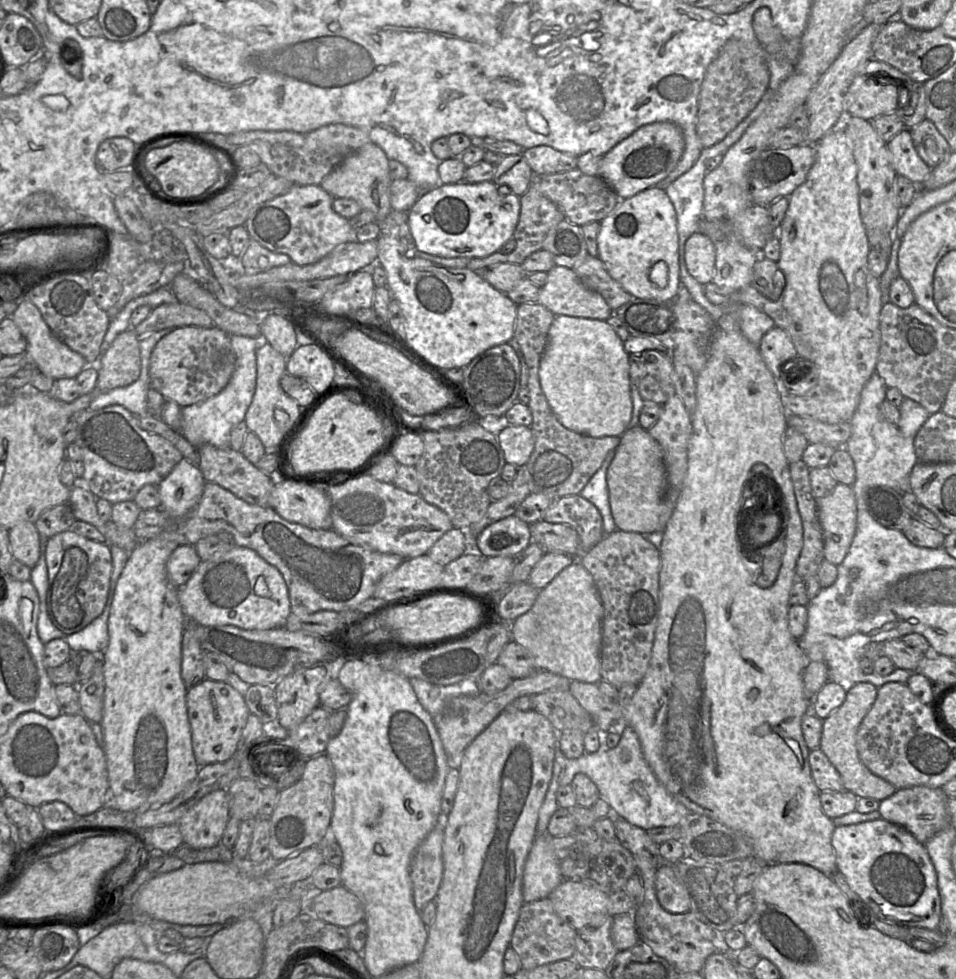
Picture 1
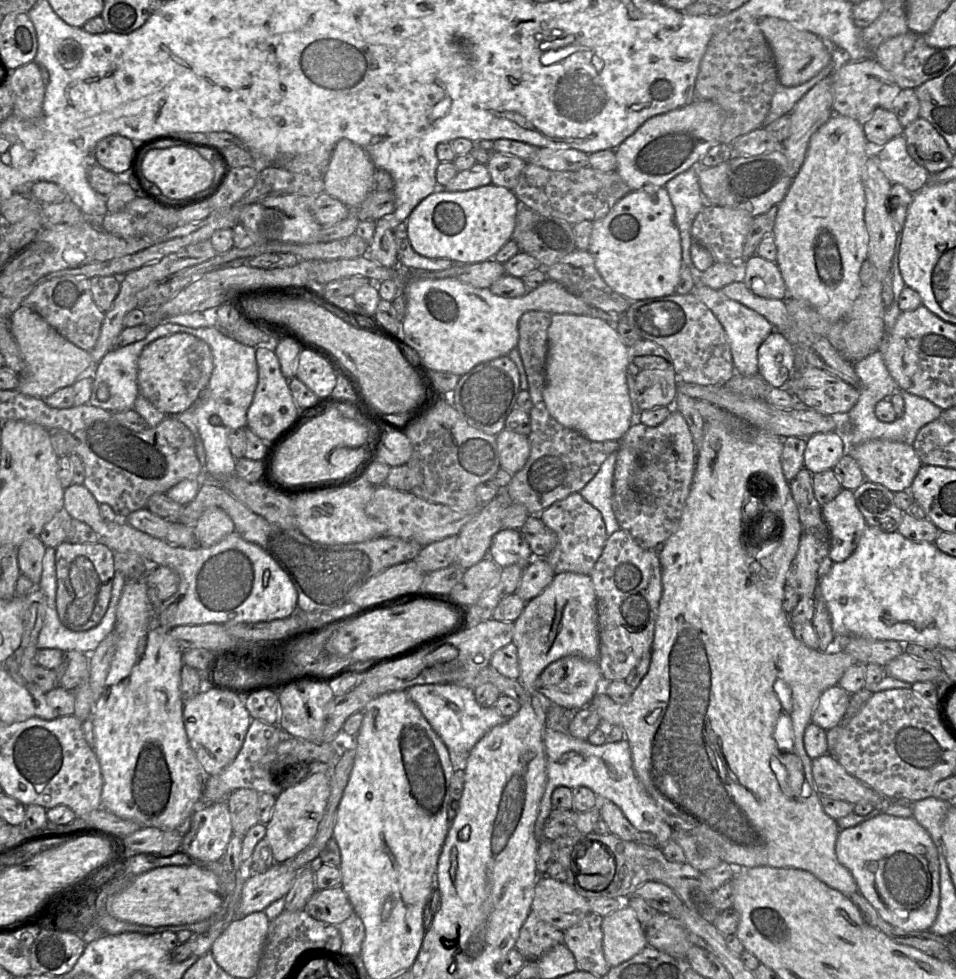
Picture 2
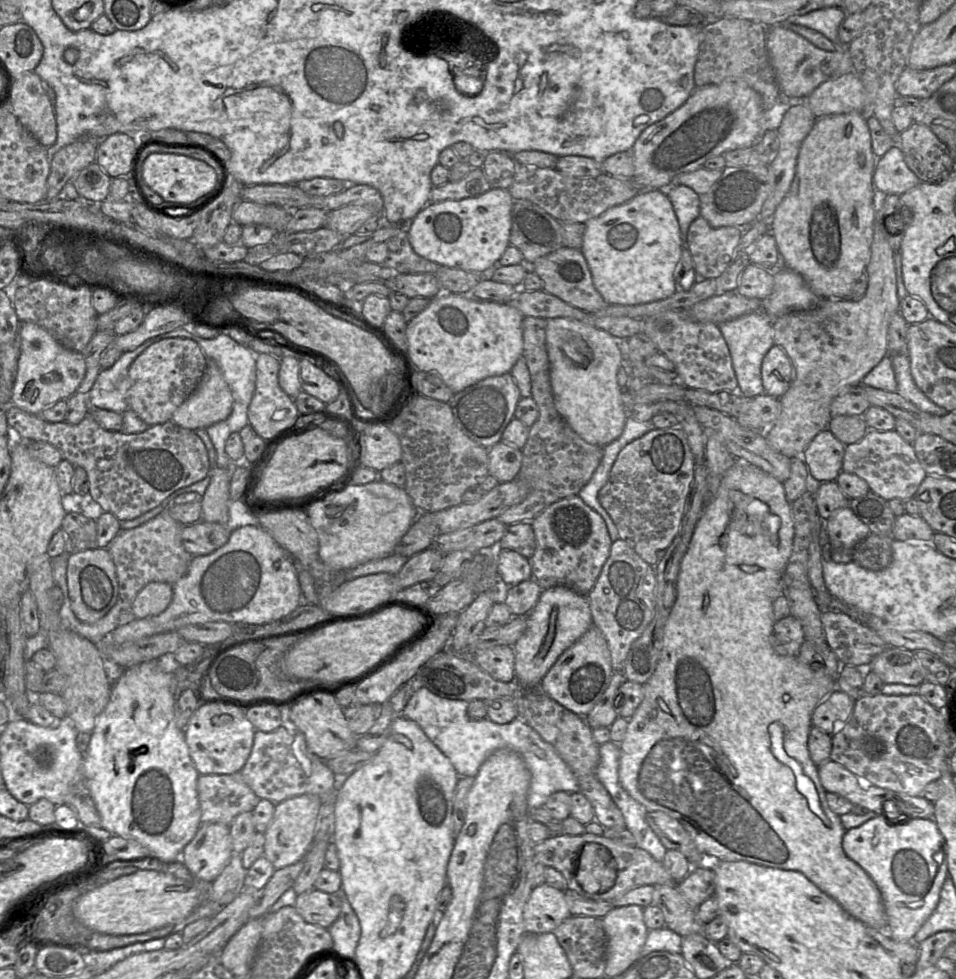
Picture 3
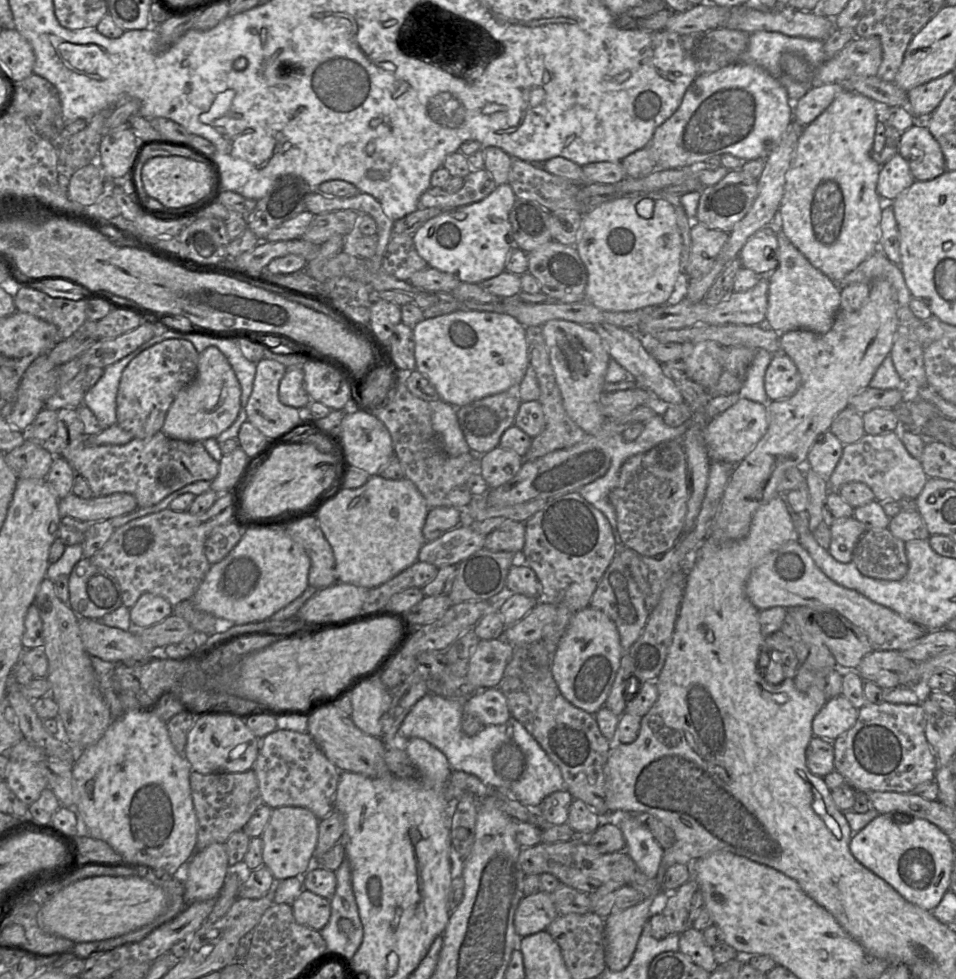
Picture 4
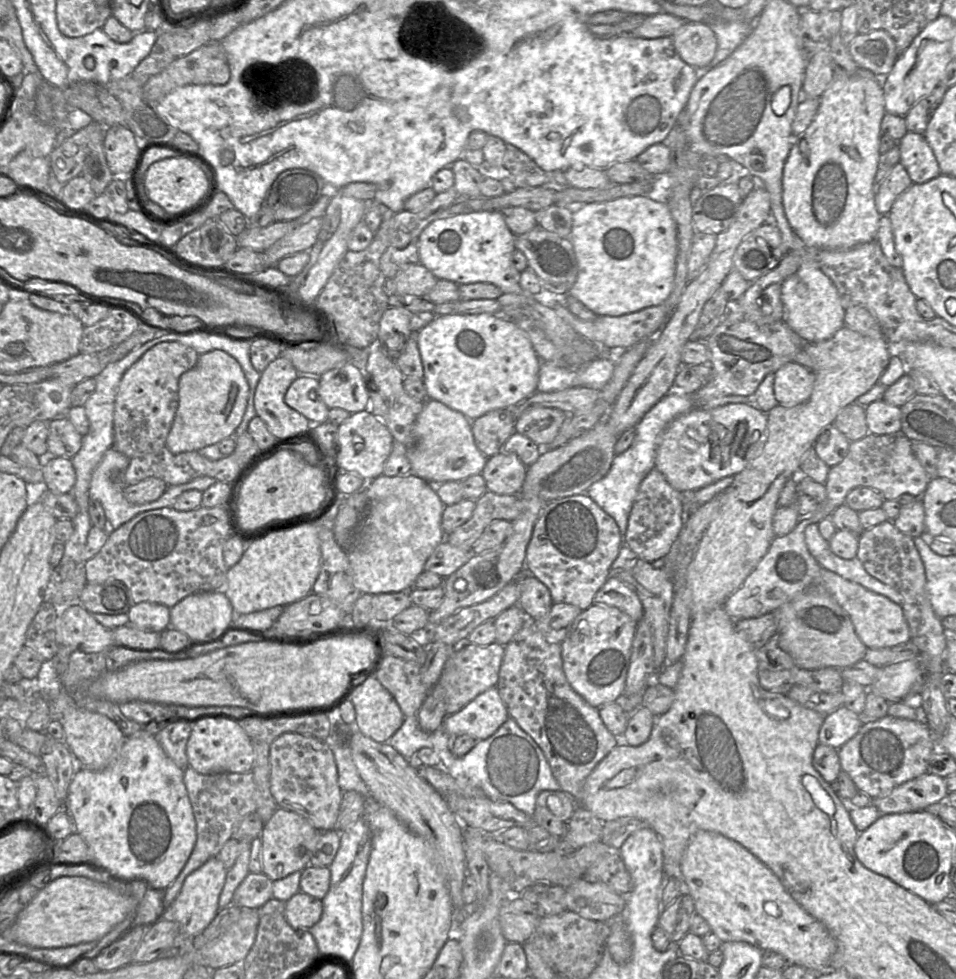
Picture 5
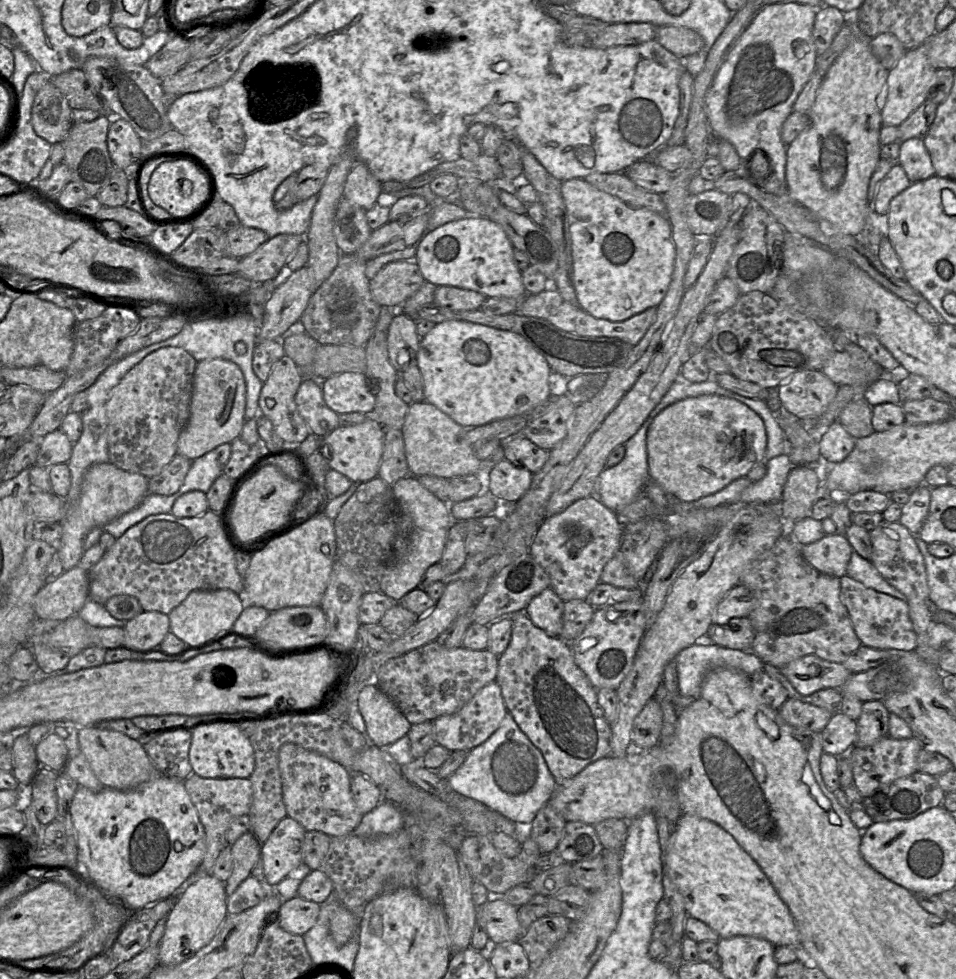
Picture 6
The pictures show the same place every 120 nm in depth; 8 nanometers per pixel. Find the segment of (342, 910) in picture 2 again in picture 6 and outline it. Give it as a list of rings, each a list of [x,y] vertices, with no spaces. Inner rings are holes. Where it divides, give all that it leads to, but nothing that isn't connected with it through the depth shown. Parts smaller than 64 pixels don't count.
[[[299,895],[283,900],[278,911],[278,923],[287,932],[304,935],[316,923],[320,904]]]

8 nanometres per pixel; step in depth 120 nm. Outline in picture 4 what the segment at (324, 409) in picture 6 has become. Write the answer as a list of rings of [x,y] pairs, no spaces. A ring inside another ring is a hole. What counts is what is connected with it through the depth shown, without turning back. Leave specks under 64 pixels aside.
[[[286,368],[279,384],[279,400],[282,404],[294,408],[305,408],[312,401],[306,389],[302,368]]]

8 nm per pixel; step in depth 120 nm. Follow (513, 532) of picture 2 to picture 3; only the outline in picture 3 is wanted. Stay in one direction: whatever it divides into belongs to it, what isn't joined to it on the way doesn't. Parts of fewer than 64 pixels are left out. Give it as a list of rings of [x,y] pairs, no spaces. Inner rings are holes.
[[[496,549],[498,575],[501,584],[513,586],[532,578],[528,558],[513,550]]]

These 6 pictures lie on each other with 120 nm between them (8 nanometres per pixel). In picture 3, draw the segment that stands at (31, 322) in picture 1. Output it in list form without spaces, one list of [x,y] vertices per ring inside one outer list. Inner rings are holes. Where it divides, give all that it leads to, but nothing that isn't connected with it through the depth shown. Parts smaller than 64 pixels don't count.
[[[20,321],[19,339],[21,352],[12,404],[30,414],[39,415],[44,409],[60,400],[67,400],[77,392],[86,373],[86,363],[81,352],[66,348],[37,324]]]

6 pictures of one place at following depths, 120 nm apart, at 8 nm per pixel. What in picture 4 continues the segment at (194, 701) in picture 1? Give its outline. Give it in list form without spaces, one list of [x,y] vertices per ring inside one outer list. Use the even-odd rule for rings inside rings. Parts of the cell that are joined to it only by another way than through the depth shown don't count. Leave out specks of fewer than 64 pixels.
[[[227,713],[197,716],[187,734],[184,757],[192,771],[200,774],[237,773],[253,768],[260,740],[247,727],[243,718]]]

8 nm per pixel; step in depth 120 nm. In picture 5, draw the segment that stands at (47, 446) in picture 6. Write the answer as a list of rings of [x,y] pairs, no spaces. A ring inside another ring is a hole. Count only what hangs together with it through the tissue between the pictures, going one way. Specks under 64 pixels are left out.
[[[65,415],[54,418],[48,423],[48,457],[58,456],[71,459],[80,450],[83,436]]]

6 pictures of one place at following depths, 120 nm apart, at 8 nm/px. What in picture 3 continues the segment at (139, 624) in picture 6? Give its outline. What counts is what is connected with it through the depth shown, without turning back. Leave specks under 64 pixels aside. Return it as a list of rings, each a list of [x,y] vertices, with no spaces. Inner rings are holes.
[[[150,582],[145,585],[130,604],[136,619],[162,613],[172,601],[173,585],[166,582]]]

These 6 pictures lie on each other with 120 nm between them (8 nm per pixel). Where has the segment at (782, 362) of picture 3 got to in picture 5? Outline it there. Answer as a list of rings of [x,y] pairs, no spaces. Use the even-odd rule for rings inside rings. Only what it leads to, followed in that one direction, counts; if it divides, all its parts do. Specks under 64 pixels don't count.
[[[789,361],[774,372],[774,395],[778,404],[793,407],[807,401],[813,391],[815,375],[802,364]]]

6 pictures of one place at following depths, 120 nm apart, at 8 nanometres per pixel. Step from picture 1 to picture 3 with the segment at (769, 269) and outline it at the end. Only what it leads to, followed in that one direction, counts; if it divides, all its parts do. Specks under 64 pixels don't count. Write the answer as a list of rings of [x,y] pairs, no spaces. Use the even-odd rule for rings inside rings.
[[[750,263],[742,272],[736,291],[747,298],[764,301],[772,293],[773,288],[773,270]]]

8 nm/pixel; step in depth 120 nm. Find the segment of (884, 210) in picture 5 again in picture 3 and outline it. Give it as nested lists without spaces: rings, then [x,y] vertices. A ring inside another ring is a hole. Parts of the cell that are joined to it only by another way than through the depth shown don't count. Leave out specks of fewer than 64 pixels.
[[[895,144],[877,159],[873,182],[879,195],[900,196],[919,185],[920,179],[907,166],[901,148]]]

